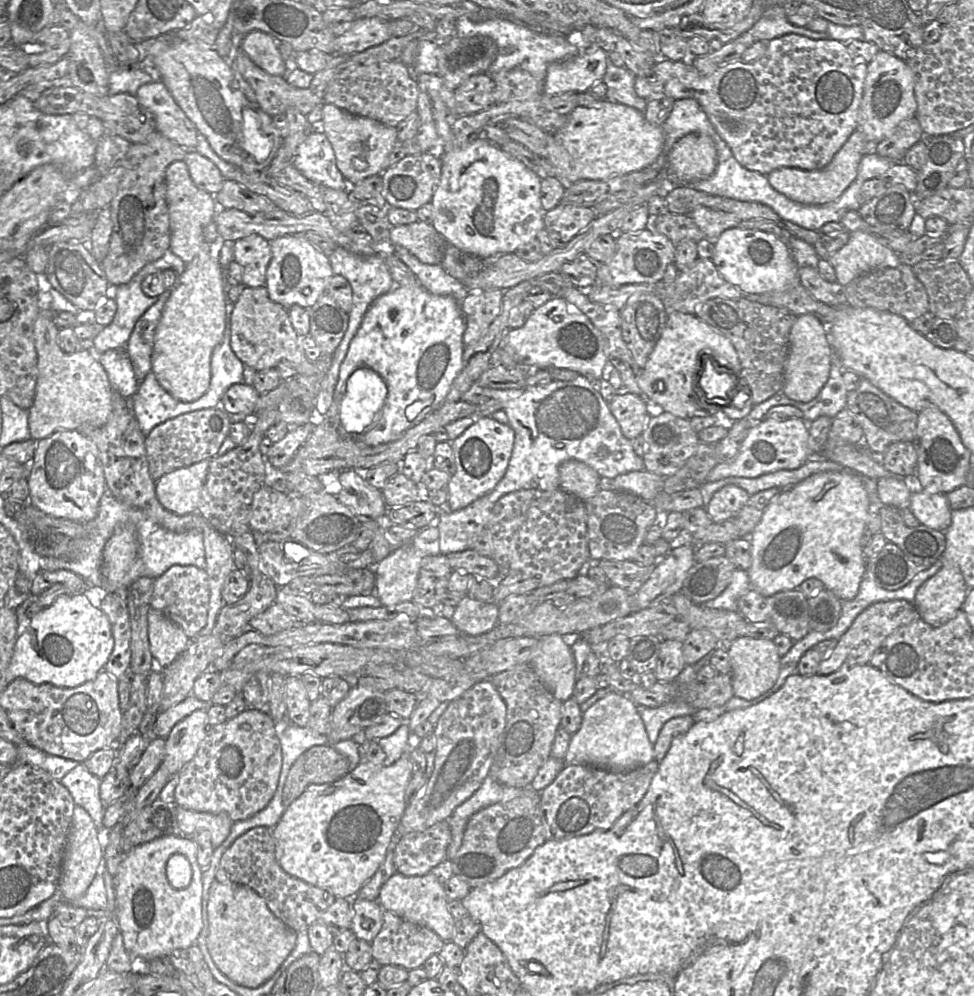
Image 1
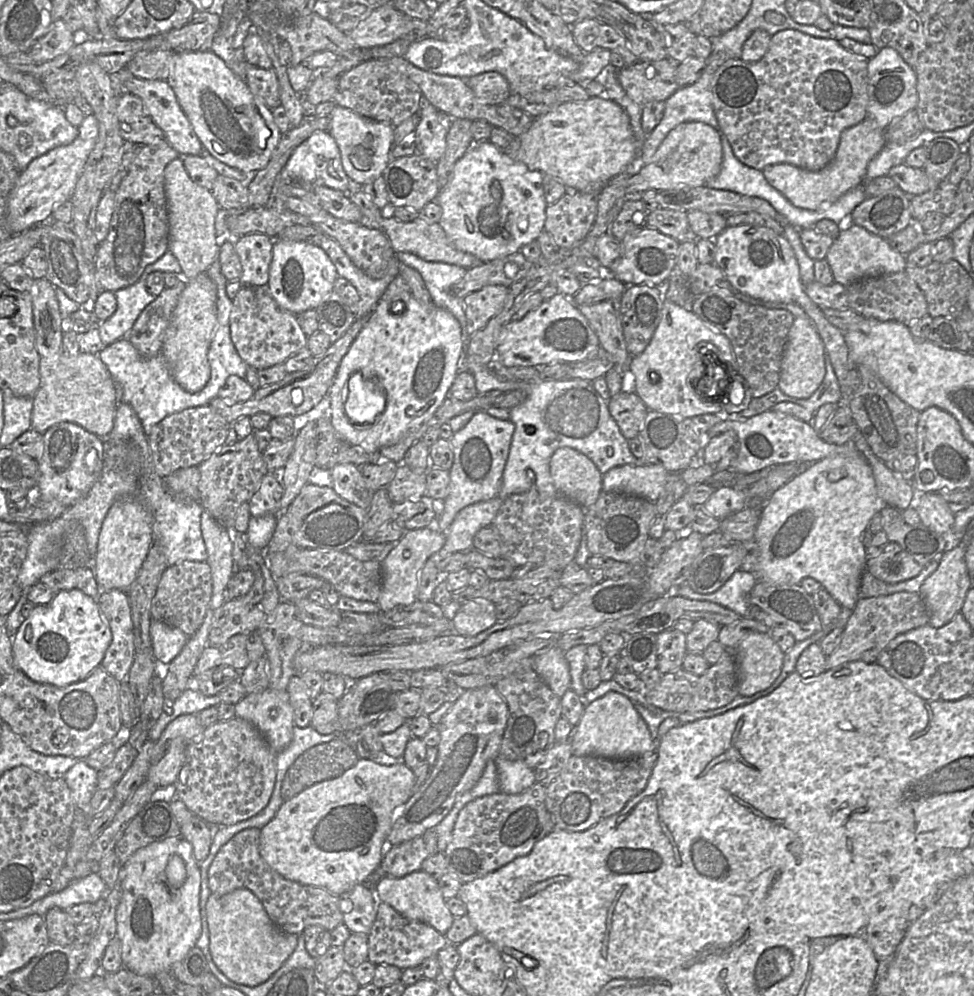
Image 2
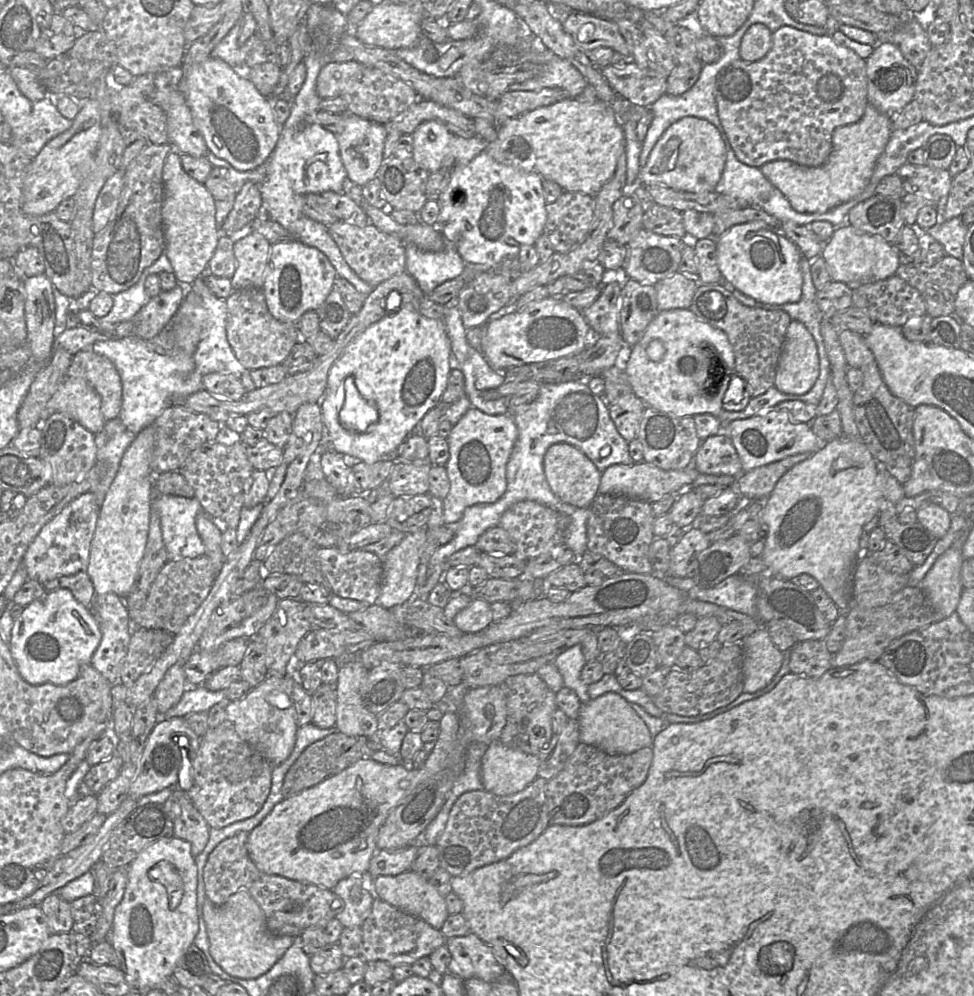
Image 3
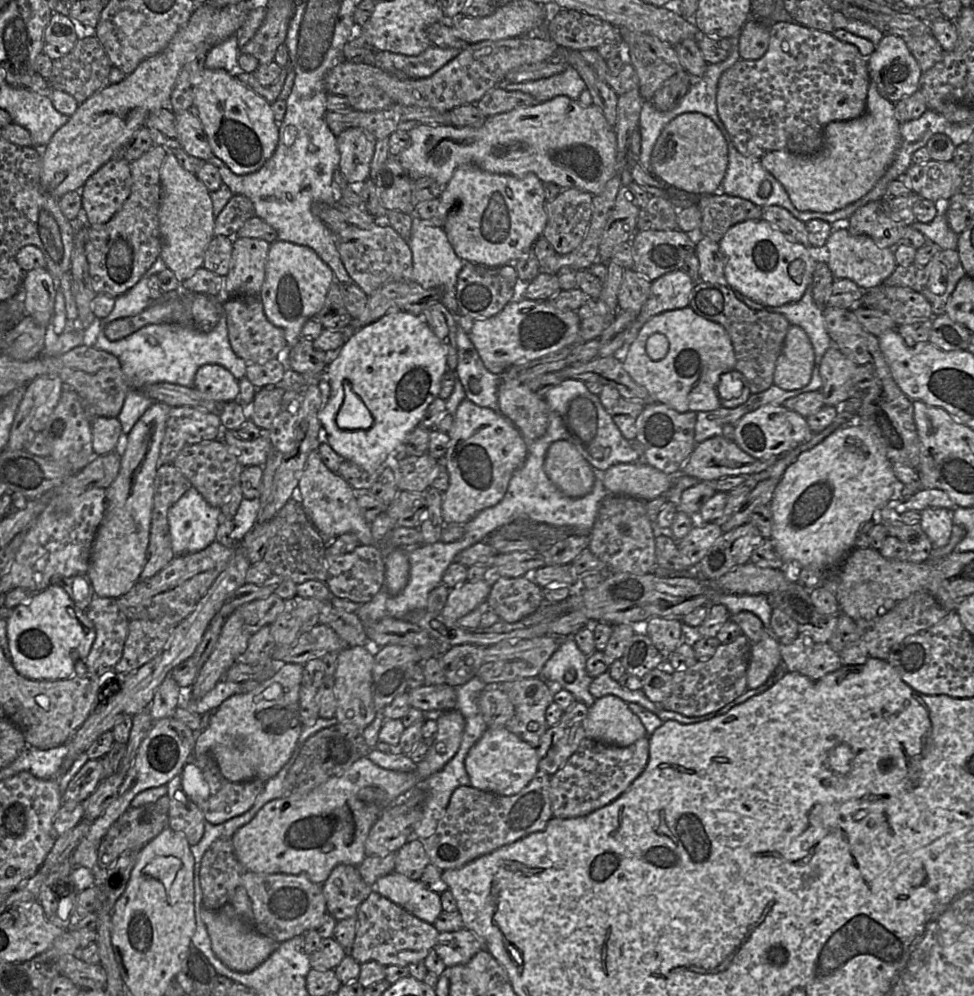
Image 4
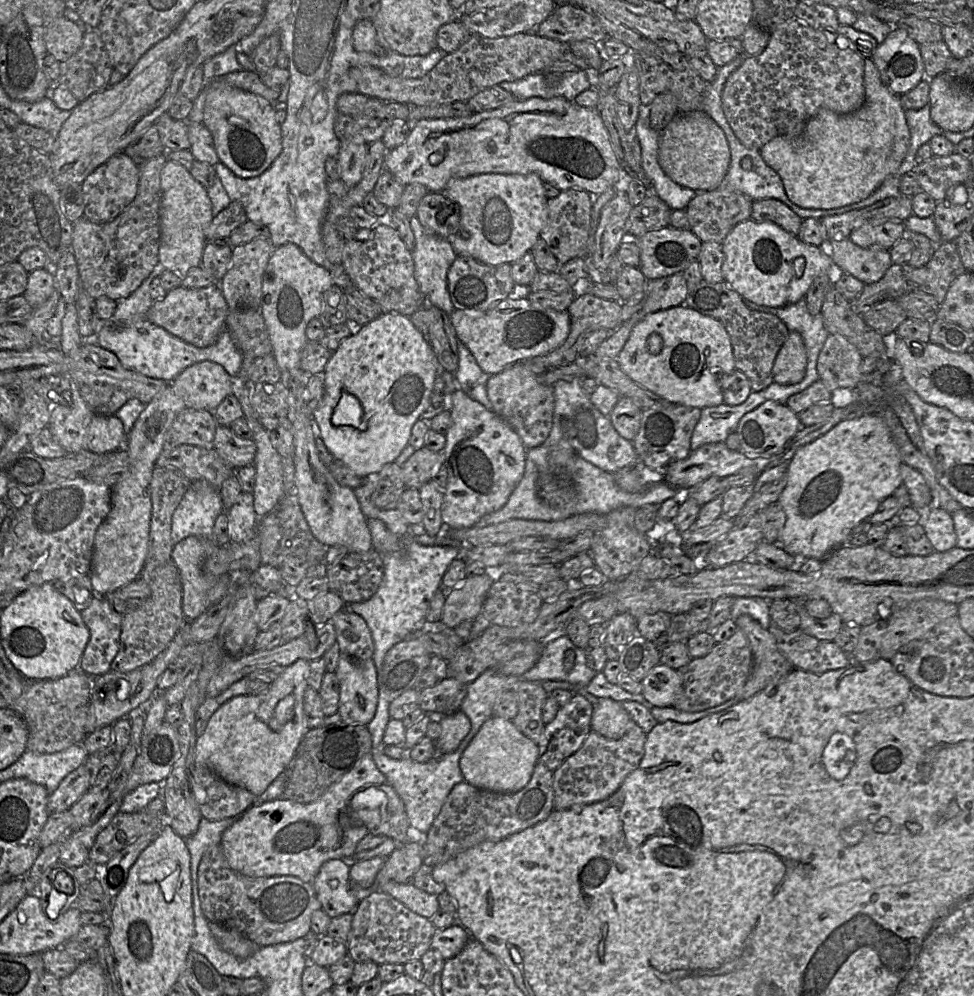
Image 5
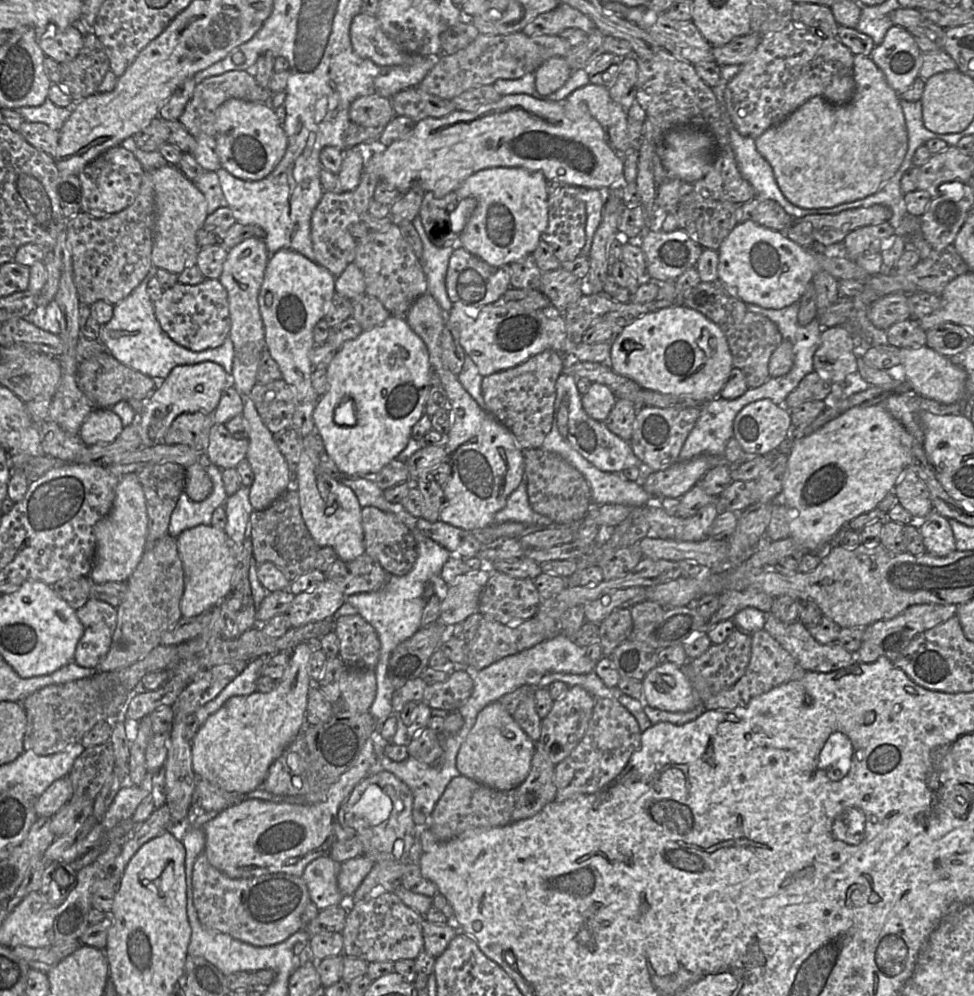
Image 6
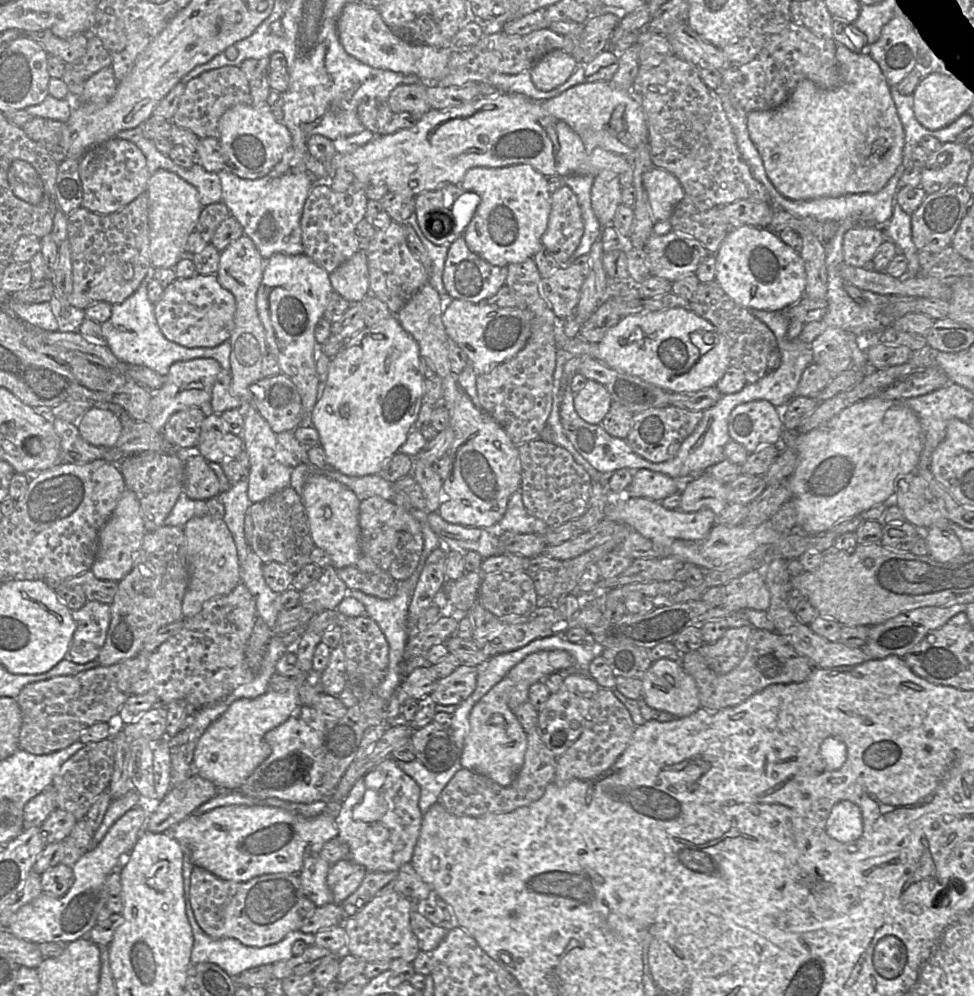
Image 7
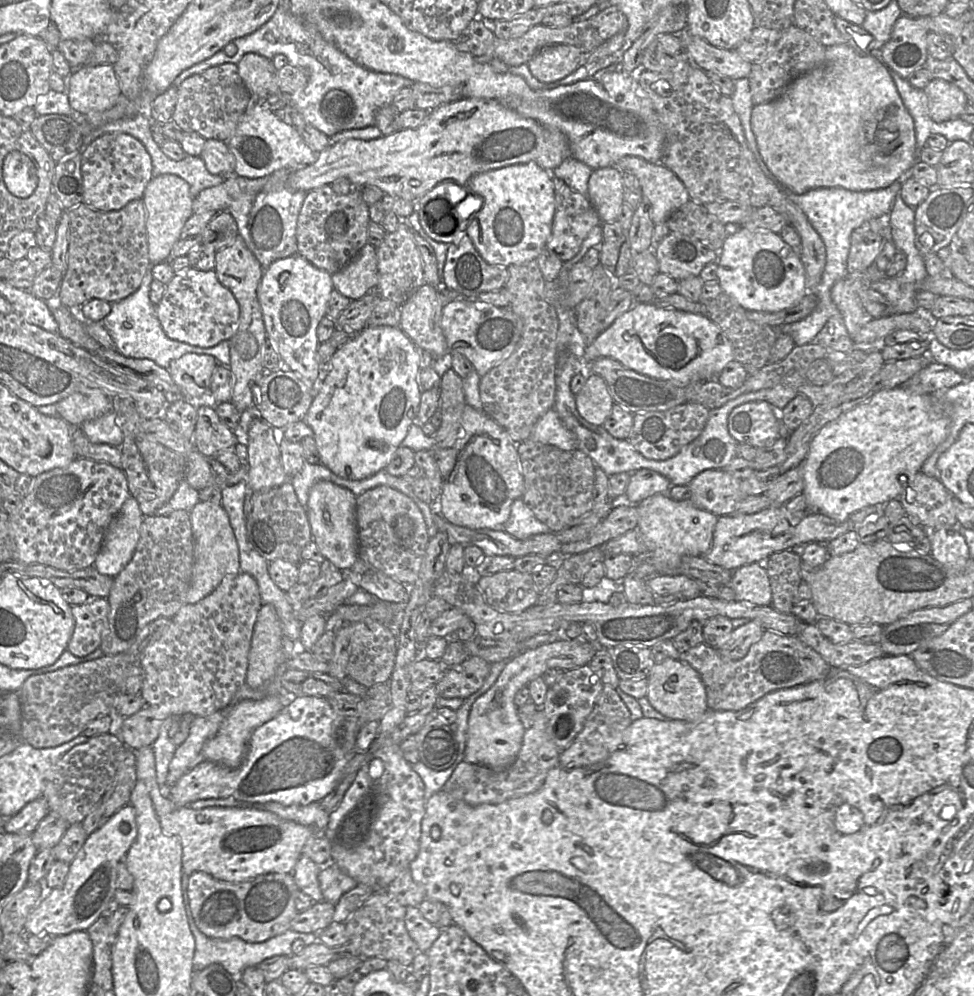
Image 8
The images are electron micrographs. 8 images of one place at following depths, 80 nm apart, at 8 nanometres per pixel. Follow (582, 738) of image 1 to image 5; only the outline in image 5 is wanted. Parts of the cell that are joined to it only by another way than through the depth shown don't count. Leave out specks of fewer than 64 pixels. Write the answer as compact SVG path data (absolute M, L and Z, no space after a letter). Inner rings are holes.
M599 698L594 705L591 730L609 739L621 738L635 725L621 702L611 698Z

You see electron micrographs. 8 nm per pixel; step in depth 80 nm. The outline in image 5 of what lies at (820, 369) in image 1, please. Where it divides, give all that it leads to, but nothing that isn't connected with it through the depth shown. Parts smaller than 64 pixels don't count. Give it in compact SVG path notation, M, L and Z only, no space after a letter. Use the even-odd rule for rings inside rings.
M789 331L773 365L773 380L782 385L799 383L805 377L806 366L807 352L803 338L798 332Z

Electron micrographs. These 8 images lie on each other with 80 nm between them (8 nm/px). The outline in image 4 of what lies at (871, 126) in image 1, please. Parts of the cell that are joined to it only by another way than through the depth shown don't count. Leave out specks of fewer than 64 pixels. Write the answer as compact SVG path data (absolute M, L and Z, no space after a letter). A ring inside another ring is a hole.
M884 35L868 57L867 64L870 81L875 83L878 93L892 103L913 94L920 87L922 71L902 37Z

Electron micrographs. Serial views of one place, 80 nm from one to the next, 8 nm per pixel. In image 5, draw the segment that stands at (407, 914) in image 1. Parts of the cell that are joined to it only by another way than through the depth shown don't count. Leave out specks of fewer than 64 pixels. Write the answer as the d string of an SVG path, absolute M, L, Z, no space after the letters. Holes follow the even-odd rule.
M389 881L374 890L389 894L411 911L428 919L431 919L440 909L436 895L418 889L412 883L402 884Z

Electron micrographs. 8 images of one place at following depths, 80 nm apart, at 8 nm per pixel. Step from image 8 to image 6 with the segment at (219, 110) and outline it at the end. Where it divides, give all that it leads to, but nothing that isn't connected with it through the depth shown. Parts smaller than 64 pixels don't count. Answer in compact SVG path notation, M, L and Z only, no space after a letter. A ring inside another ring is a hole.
M228 71L218 76L206 78L196 84L193 95L178 121L195 138L199 135L208 135L215 138L216 111L225 101L237 98L250 102L269 103L273 94L269 88L261 87L257 83L255 76L248 71Z

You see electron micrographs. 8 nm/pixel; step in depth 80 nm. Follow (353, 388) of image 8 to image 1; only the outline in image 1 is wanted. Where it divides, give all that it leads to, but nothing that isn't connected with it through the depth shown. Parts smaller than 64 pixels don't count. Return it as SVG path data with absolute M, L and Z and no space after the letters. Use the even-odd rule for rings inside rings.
M420 284L395 285L365 314L341 364L334 401L325 417L338 419L348 379L357 369L370 368L385 381L388 396L371 429L358 439L370 447L397 440L446 401L462 368L465 330L464 314L453 297L433 295Z

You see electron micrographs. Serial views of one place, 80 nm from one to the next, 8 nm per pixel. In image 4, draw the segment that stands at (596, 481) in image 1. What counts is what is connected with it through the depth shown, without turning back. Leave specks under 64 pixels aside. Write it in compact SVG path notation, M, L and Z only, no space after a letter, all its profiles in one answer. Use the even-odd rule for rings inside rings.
M558 440L550 445L544 471L551 482L568 497L581 498L593 489L596 470L566 440Z

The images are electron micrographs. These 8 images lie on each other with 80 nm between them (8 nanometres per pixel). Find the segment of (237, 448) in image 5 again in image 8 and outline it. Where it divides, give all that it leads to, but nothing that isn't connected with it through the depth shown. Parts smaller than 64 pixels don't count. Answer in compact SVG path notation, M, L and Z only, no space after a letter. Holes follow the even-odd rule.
M202 405L197 408L197 413L194 448L207 458L214 458L223 450L235 448L239 437L222 423L215 408Z

